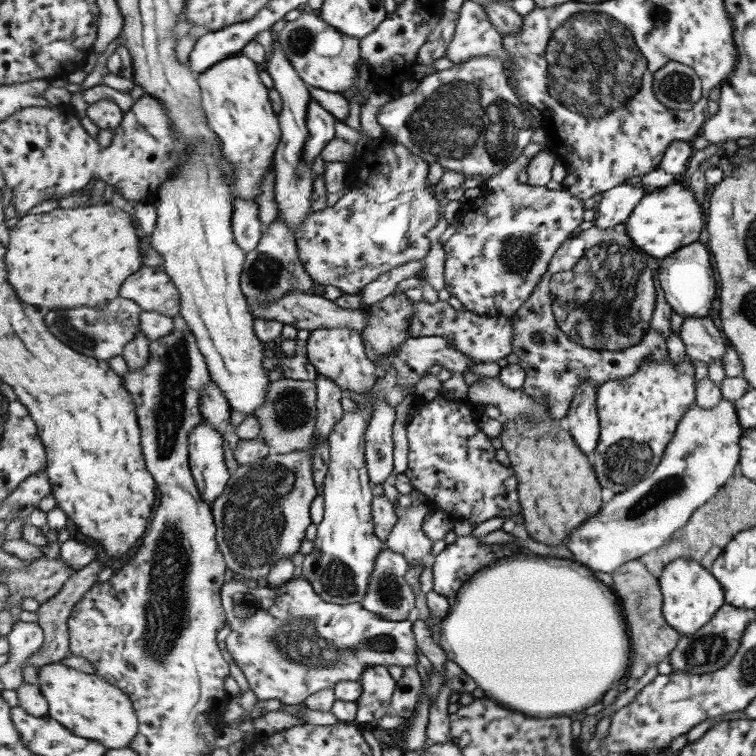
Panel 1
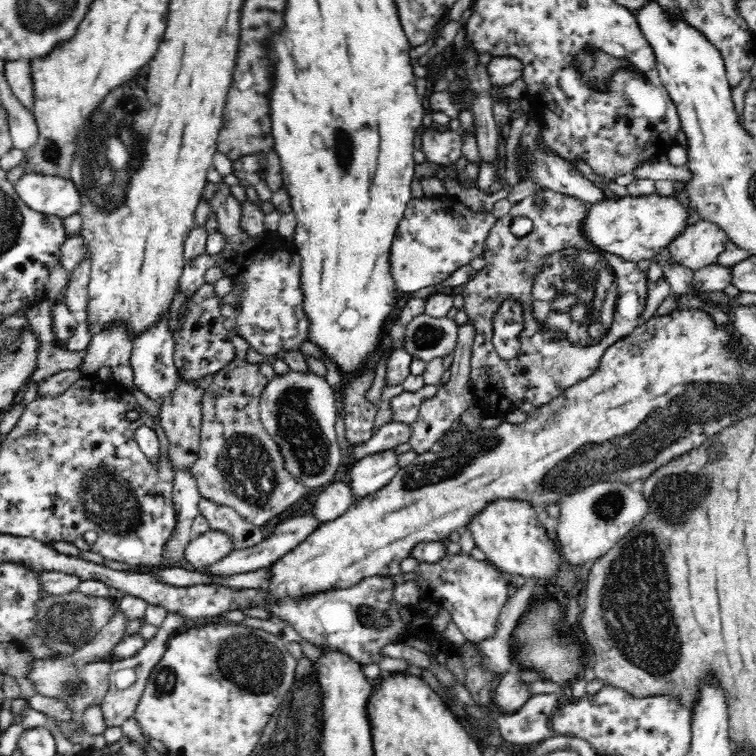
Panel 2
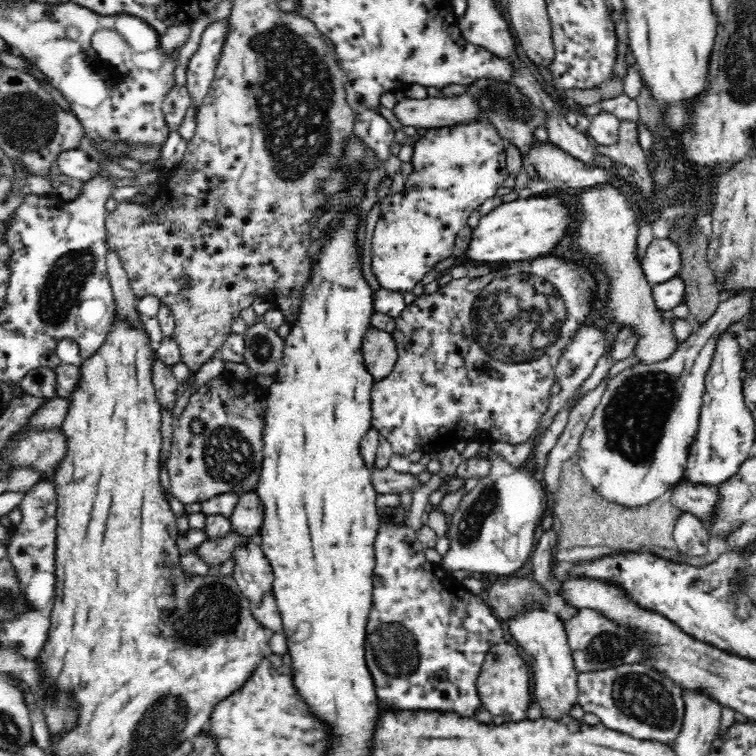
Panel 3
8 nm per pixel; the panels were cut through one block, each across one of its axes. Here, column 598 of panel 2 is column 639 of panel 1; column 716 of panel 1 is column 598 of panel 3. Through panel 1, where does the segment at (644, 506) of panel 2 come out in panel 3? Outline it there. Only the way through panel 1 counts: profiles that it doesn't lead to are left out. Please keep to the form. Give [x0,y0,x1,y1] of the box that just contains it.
[576,288,752,506]

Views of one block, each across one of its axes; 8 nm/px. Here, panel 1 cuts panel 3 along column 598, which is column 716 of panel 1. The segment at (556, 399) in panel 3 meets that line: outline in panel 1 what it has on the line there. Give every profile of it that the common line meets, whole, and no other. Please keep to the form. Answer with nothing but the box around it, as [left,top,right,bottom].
[679,317,727,368]

